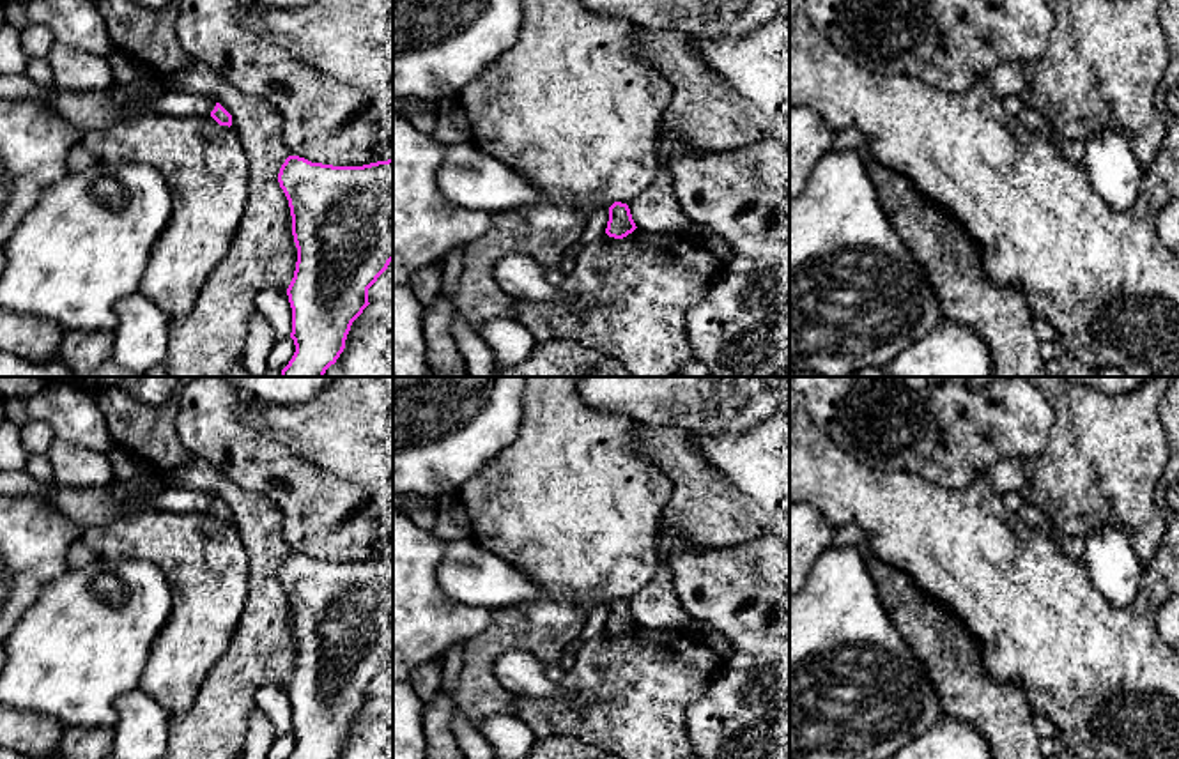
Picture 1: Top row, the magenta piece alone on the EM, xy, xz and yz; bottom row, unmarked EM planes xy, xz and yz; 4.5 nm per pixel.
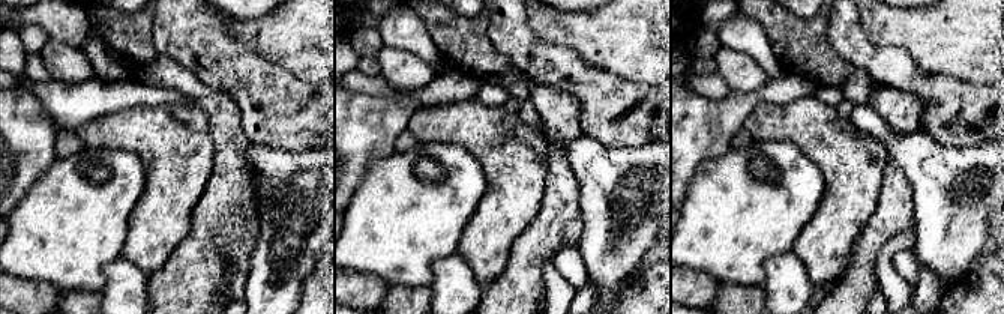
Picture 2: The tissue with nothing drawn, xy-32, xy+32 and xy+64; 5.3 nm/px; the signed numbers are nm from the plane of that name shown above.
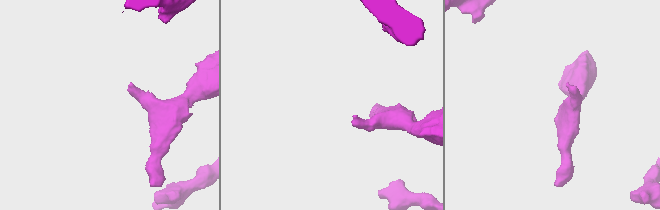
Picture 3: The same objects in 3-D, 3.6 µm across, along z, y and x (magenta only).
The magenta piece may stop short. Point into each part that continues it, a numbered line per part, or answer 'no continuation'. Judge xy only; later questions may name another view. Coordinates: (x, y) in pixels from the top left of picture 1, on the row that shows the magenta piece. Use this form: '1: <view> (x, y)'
1: xy (85, 112)

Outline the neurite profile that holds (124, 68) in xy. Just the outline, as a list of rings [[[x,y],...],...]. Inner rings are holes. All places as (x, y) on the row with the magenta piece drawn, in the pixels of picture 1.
[[[115,44],[110,51],[108,64],[115,83],[126,85],[152,76],[143,64],[122,53]]]

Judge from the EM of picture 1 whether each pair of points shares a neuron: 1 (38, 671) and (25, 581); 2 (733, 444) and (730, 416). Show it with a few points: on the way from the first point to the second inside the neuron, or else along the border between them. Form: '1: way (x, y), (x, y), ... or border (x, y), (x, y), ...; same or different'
1: border (57, 577), (41, 590), (18, 623); different
2: border (770, 418), (739, 432), (691, 434); different

